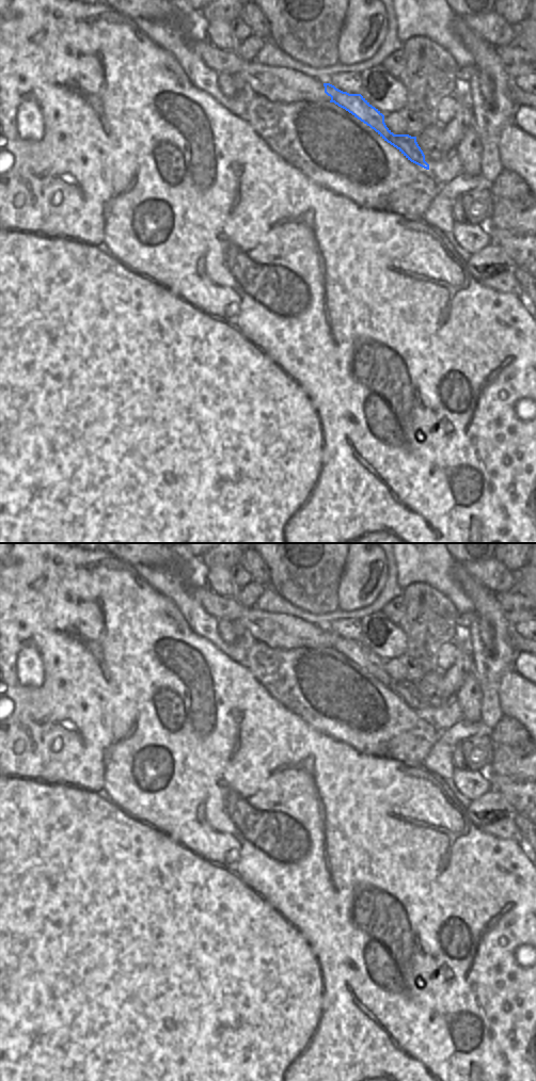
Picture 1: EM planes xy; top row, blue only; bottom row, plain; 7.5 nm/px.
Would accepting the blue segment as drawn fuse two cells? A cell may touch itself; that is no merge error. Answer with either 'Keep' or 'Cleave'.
Cleave

